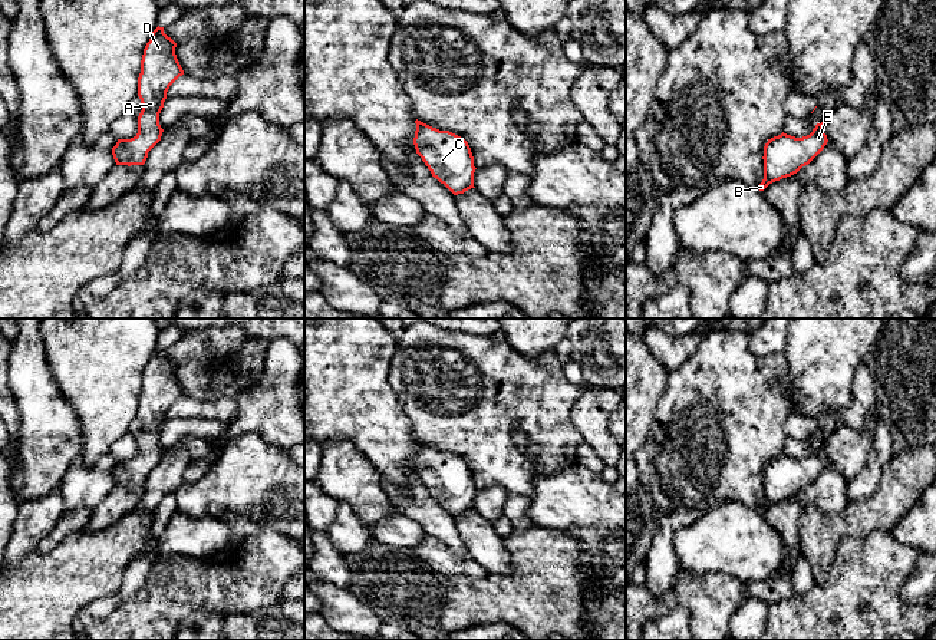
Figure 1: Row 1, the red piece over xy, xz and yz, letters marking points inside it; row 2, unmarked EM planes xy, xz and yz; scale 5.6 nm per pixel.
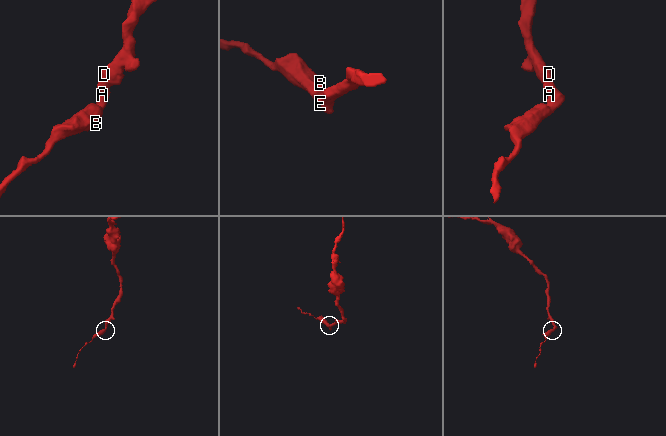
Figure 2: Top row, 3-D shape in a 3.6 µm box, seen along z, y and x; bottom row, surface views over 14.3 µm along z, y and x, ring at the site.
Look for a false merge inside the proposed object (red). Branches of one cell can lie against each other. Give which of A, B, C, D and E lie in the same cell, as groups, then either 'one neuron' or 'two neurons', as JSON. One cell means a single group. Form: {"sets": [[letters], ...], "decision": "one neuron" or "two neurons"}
{"sets": [["A", "B", "C", "D", "E"]], "decision": "one neuron"}

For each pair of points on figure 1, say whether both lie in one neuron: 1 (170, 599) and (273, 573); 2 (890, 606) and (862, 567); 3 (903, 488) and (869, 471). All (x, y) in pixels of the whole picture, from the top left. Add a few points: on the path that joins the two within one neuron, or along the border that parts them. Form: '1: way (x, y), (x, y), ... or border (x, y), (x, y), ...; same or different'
1: way (195, 584), (228, 581), (247, 573); same
2: way (880, 596), (867, 583), (867, 577); same
3: border (893, 455), (883, 467), (879, 487), (856, 500); different

